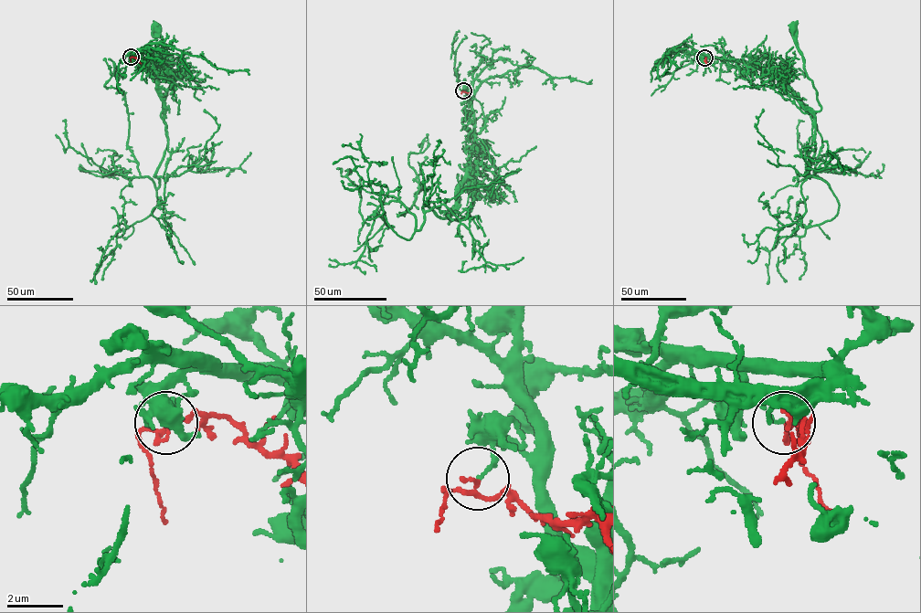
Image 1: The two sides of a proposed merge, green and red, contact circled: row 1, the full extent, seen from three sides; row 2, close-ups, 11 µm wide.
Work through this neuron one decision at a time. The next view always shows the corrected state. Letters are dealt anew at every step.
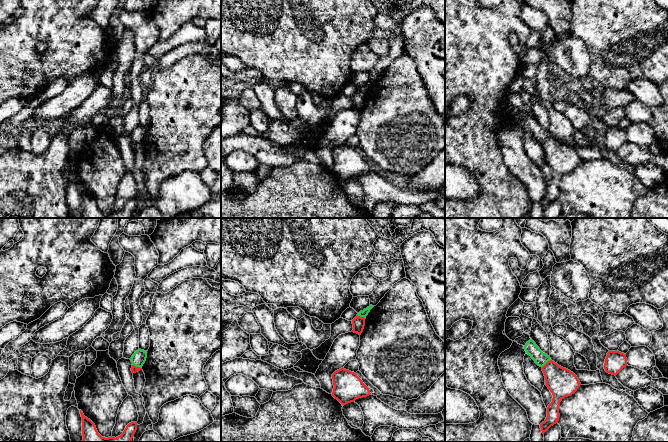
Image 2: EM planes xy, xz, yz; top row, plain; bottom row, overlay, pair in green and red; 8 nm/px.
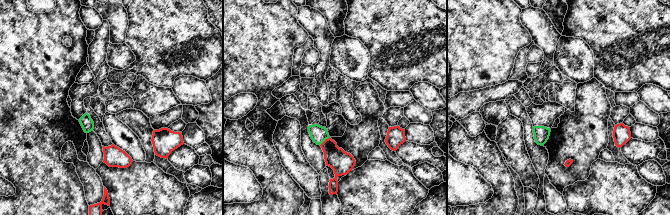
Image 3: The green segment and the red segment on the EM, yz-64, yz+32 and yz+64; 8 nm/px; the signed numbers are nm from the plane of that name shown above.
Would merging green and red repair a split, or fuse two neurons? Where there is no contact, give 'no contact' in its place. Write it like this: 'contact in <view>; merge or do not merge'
contact in xz; do not merge

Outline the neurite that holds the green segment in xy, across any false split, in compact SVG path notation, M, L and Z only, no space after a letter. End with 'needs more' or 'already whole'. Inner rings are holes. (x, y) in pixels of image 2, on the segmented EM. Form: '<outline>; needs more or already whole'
M138 349L131 357L132 365L142 368L147 358L147 351Z; already whole

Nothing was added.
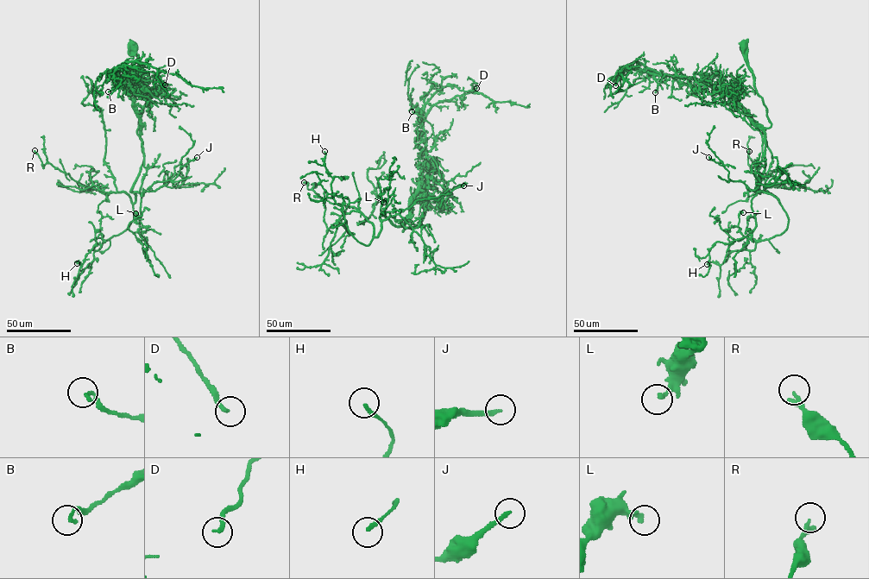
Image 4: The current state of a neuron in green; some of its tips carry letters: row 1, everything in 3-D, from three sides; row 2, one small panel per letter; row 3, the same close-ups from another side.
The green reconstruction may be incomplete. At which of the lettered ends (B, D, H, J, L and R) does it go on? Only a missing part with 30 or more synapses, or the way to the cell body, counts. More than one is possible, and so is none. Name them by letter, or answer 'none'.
none

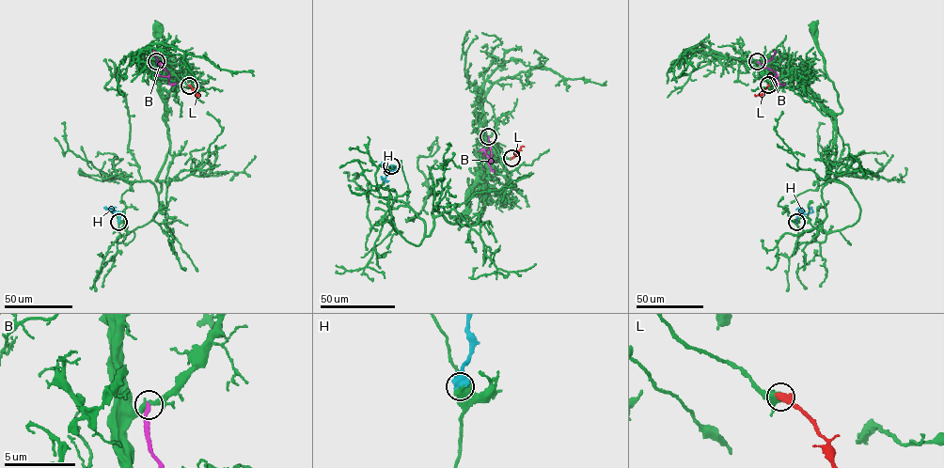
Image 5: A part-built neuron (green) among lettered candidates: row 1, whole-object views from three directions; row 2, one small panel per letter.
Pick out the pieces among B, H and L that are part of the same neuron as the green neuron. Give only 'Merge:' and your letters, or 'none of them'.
Merge: L

